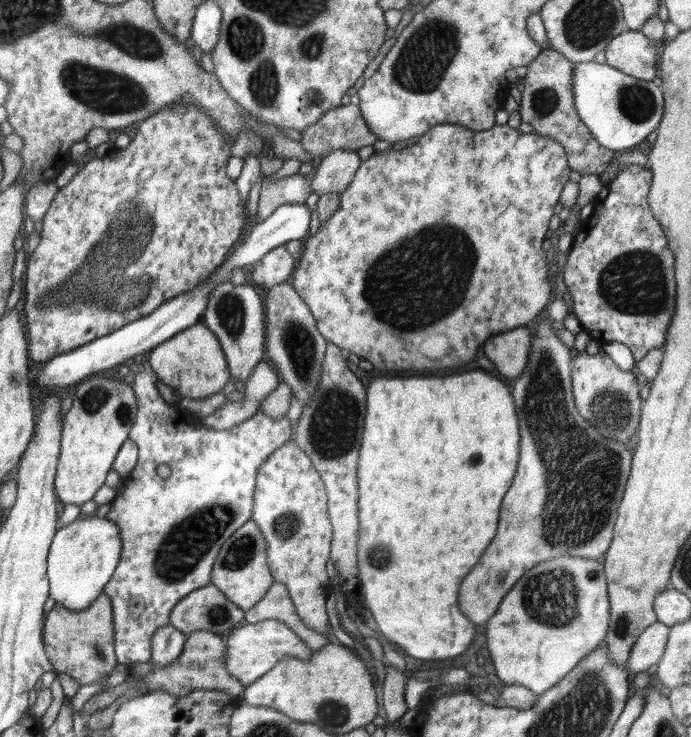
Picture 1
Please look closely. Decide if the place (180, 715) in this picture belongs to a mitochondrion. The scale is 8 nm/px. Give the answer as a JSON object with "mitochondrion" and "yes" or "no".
{"mitochondrion":"no"}

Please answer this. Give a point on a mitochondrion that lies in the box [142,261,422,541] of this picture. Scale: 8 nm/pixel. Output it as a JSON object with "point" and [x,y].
{"point":[332,432]}

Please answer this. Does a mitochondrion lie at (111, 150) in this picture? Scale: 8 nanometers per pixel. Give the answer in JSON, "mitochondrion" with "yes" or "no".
{"mitochondrion":"no"}

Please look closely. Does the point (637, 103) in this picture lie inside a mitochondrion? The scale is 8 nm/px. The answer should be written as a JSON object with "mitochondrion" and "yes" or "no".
{"mitochondrion":"yes"}

